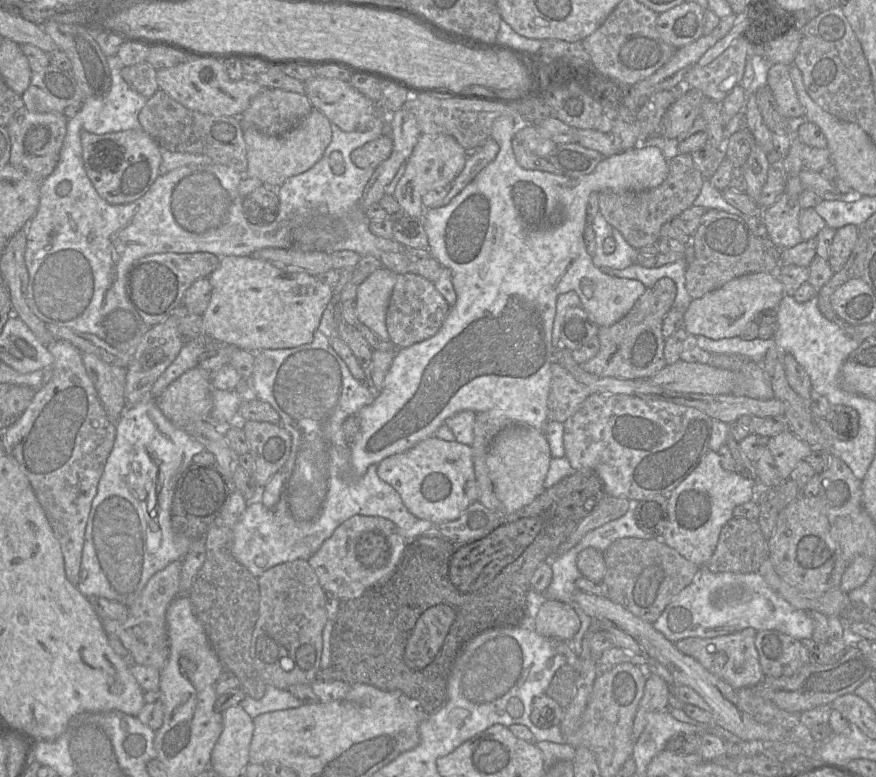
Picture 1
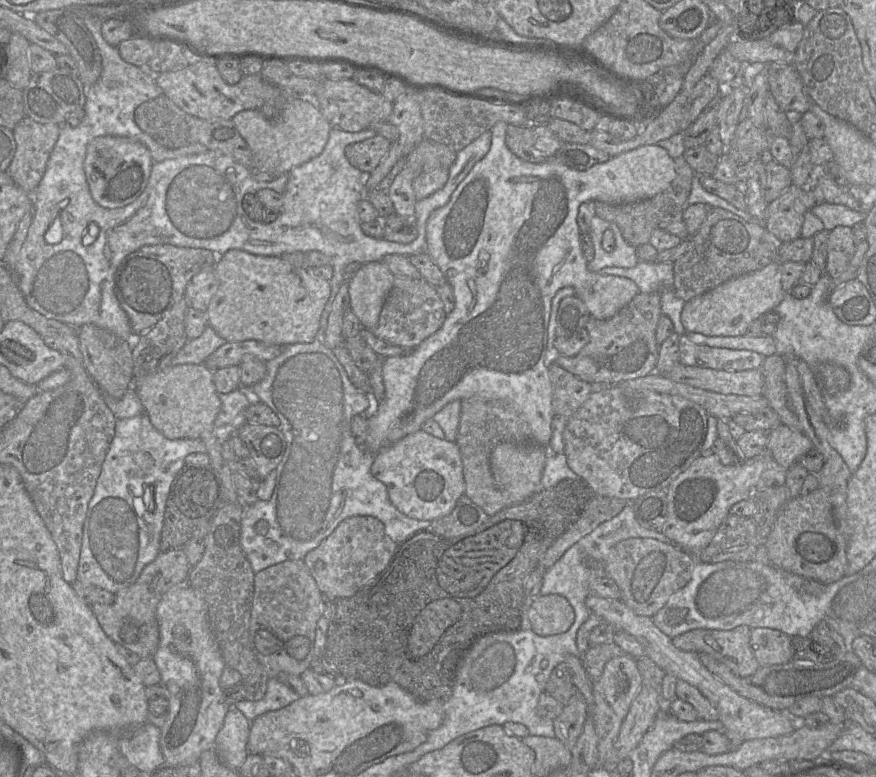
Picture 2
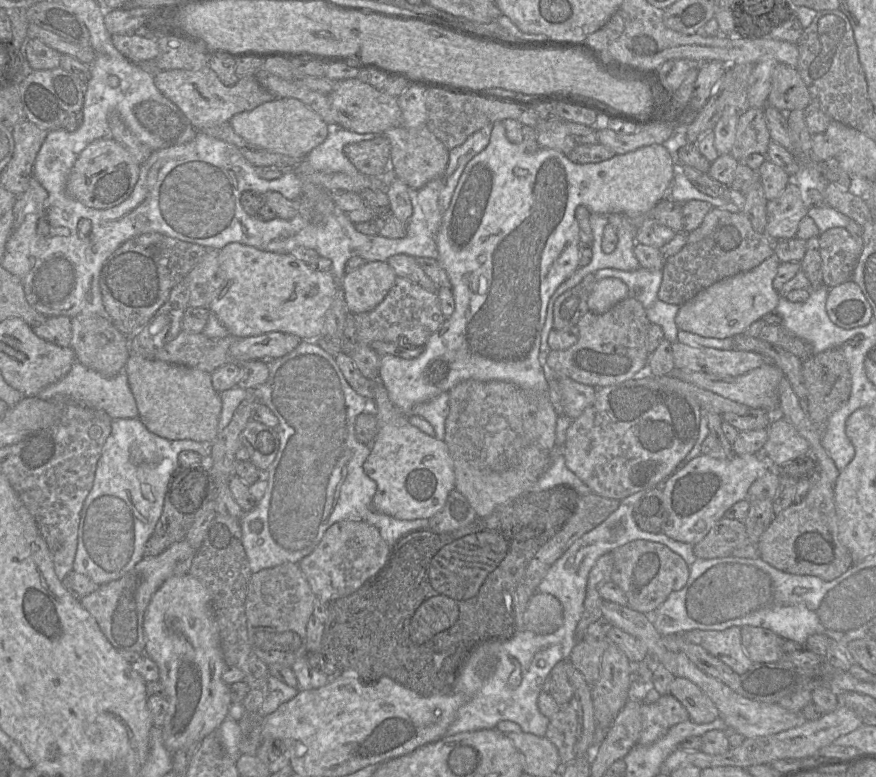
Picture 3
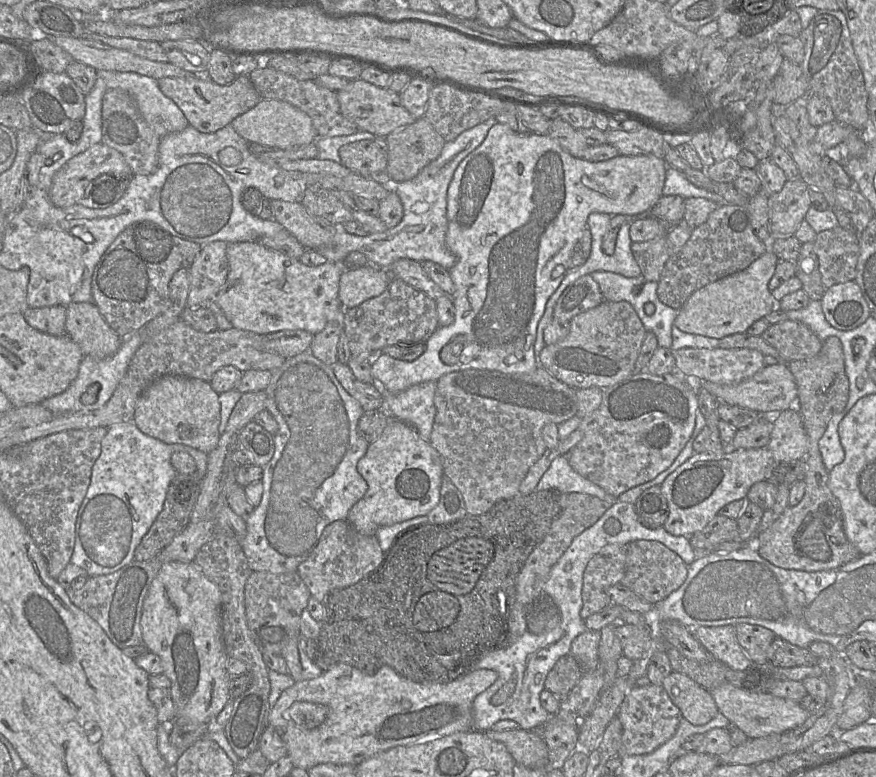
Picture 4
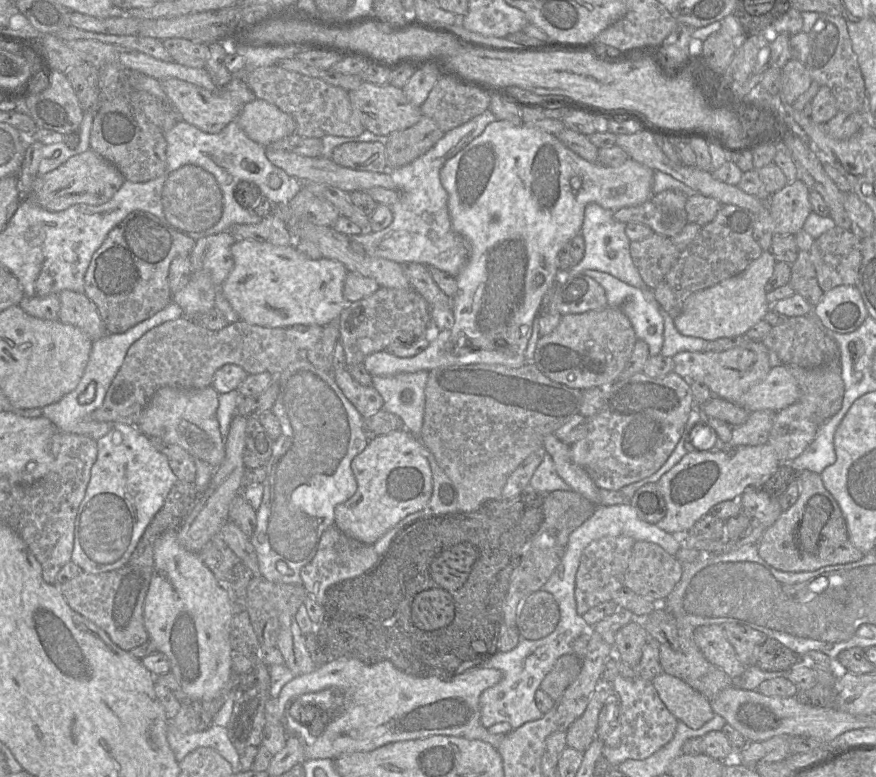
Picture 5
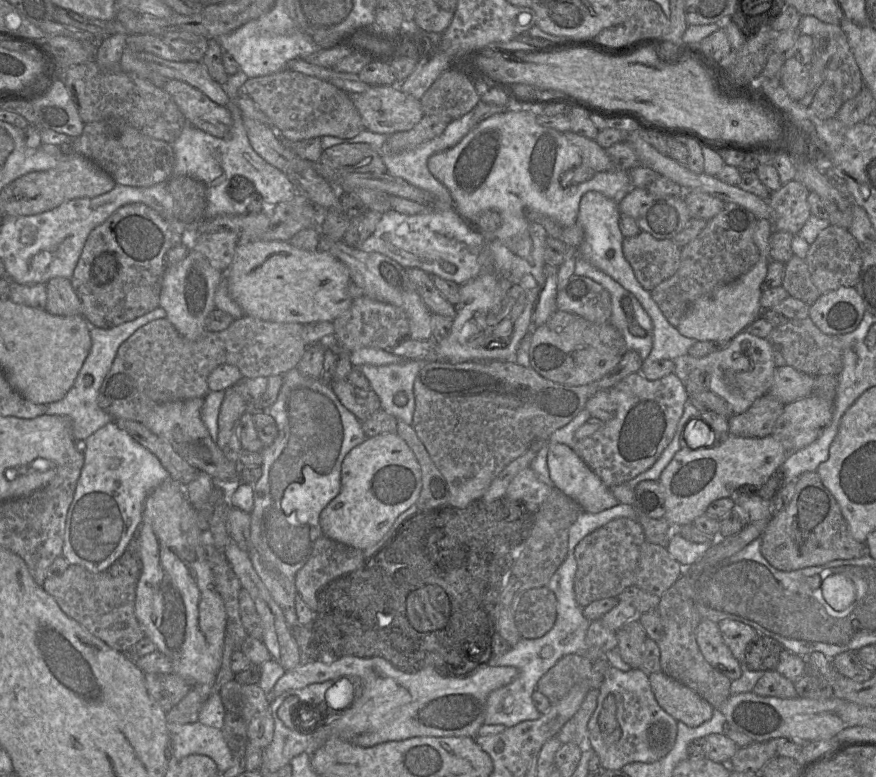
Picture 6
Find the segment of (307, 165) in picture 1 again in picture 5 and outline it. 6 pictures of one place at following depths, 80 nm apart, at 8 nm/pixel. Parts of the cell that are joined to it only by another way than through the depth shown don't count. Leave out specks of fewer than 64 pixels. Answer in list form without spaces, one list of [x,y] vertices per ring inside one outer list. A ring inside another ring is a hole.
[[[258,98],[243,106],[238,124],[251,140],[262,146],[293,135],[296,130],[295,121],[290,115]]]

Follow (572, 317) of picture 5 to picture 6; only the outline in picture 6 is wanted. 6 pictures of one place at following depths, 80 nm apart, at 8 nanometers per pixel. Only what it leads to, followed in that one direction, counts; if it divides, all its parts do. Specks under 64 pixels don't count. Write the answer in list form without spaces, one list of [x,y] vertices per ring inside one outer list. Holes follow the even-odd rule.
[[[557,310],[534,332],[529,349],[530,367],[553,382],[582,386],[612,371],[628,351],[620,332],[610,323],[596,324],[581,316]]]

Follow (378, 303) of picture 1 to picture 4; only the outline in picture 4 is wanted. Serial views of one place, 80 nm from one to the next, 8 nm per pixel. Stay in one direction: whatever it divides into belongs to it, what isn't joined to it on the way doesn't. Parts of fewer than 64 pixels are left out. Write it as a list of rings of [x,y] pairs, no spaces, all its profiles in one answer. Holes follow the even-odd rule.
[[[371,264],[345,269],[339,281],[341,308],[354,308],[364,301],[381,295],[392,279],[387,269]]]

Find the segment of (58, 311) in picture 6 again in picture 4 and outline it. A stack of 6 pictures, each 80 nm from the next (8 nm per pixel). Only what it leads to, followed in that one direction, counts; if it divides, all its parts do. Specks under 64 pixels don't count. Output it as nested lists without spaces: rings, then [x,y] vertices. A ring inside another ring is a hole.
[[[73,302],[66,306],[66,334],[79,346],[84,356],[103,359],[114,355],[122,342],[119,336],[104,320],[93,302]]]

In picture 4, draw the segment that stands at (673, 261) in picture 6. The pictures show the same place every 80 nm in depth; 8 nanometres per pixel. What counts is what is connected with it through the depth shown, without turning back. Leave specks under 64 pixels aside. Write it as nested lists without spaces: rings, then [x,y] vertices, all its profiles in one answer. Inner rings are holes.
[[[666,237],[645,242],[632,242],[631,251],[639,265],[641,275],[647,281],[658,282],[667,260],[671,256]]]

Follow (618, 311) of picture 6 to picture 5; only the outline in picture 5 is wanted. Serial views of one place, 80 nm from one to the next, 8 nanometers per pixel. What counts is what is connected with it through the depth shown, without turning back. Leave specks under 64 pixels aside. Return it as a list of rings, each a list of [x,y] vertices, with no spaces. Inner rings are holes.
[[[588,269],[583,273],[603,287],[609,307],[620,309],[628,317],[637,339],[644,341],[648,345],[650,356],[659,354],[663,345],[664,319],[660,313],[661,306],[655,299],[653,290],[650,288],[641,290],[608,273],[597,270]]]

